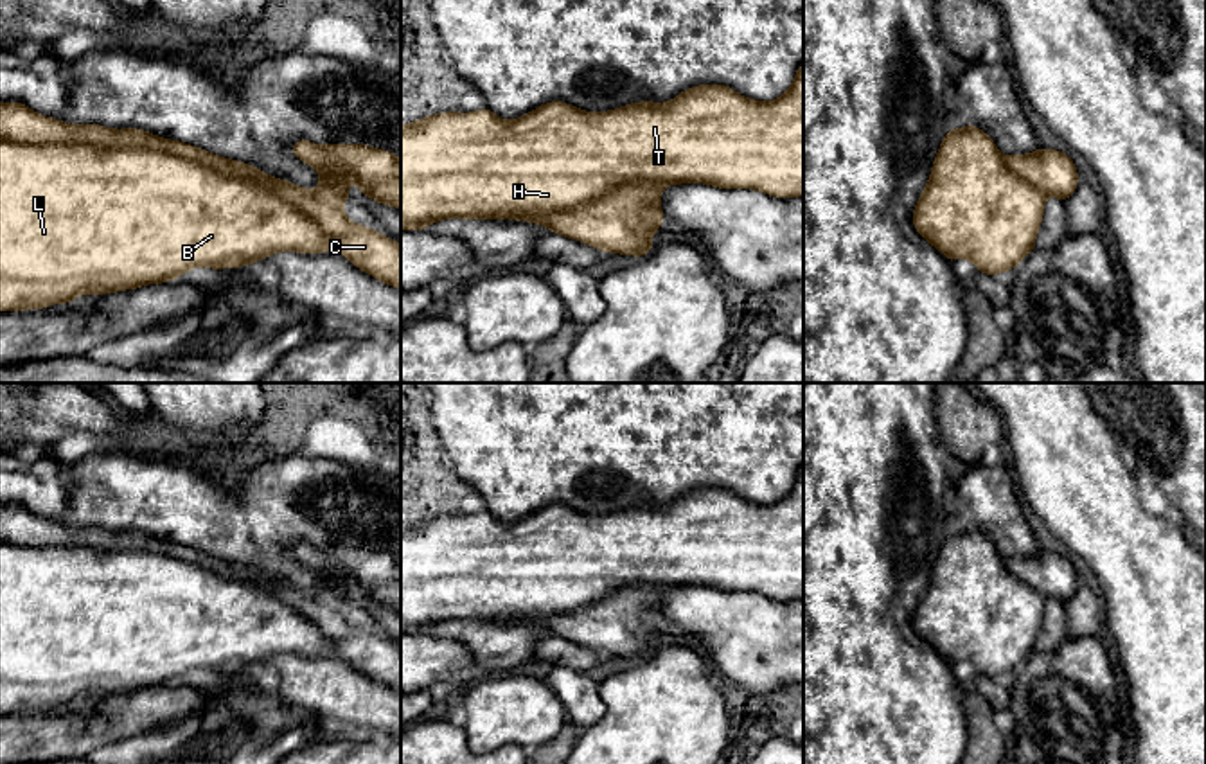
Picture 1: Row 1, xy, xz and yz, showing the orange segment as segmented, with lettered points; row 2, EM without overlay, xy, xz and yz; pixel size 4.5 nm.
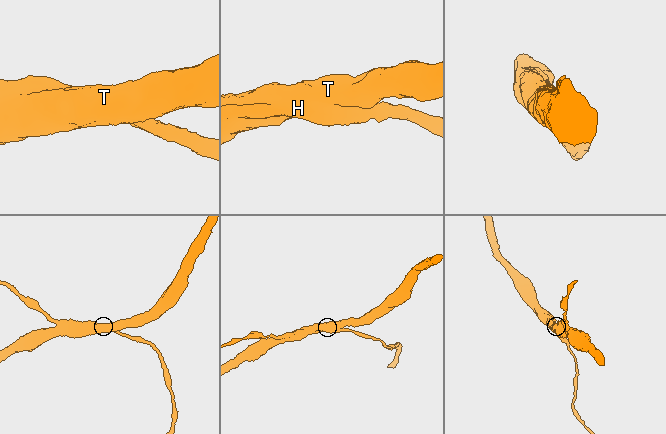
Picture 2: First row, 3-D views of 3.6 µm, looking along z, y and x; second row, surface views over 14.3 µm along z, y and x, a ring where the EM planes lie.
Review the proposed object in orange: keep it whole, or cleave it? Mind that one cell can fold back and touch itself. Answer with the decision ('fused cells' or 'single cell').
fused cells

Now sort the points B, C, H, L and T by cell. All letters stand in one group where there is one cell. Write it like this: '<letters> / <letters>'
B H L T / C

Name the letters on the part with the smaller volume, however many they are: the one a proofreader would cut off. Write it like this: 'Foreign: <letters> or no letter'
Foreign: C

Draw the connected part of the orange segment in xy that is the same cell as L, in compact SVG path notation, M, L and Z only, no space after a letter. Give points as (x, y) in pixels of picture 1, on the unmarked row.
M0 543L0 714L68 706L86 696L169 685L196 669L237 671L289 653L334 654L334 647L309 618L255 582L226 579L162 552Z

